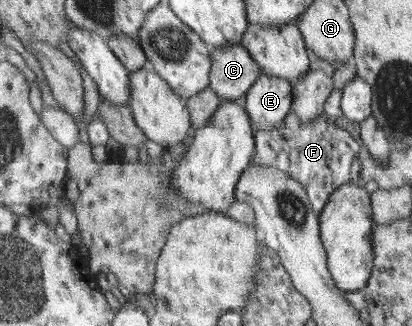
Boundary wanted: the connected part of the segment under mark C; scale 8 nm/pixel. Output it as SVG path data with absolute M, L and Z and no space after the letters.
M241 43L210 47L213 63L211 87L224 100L245 105L246 95L259 79L261 67Z

